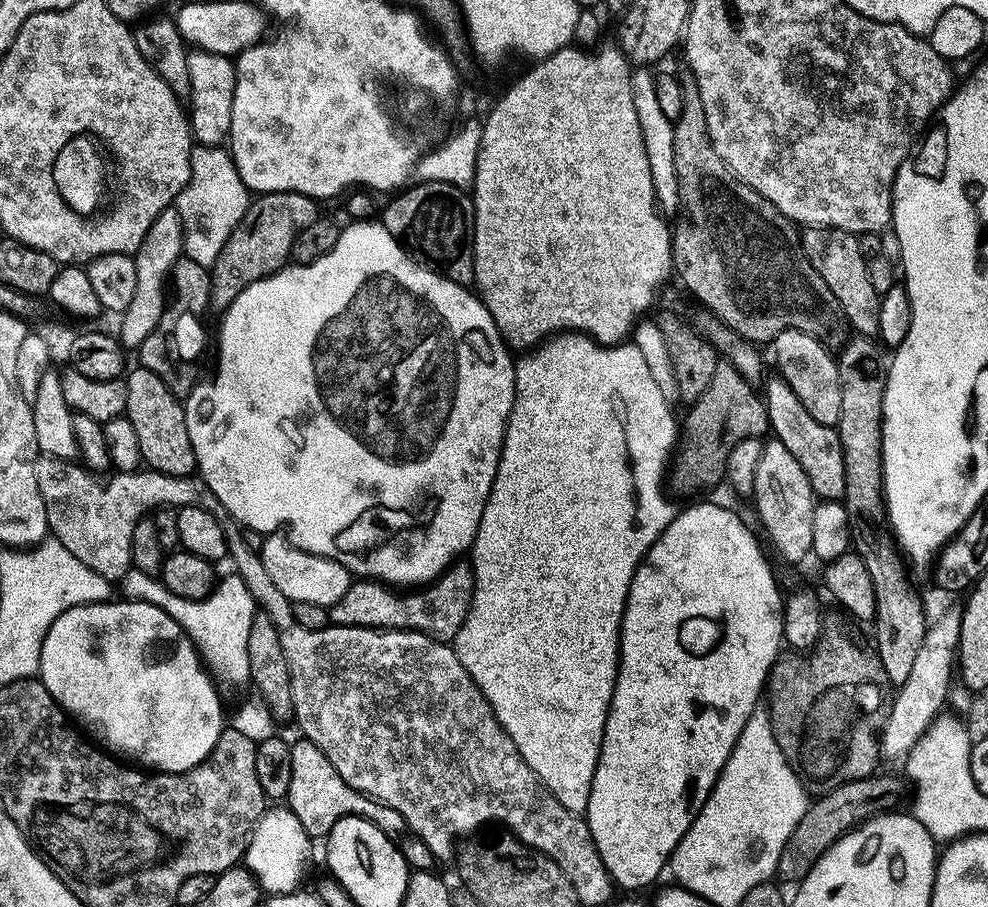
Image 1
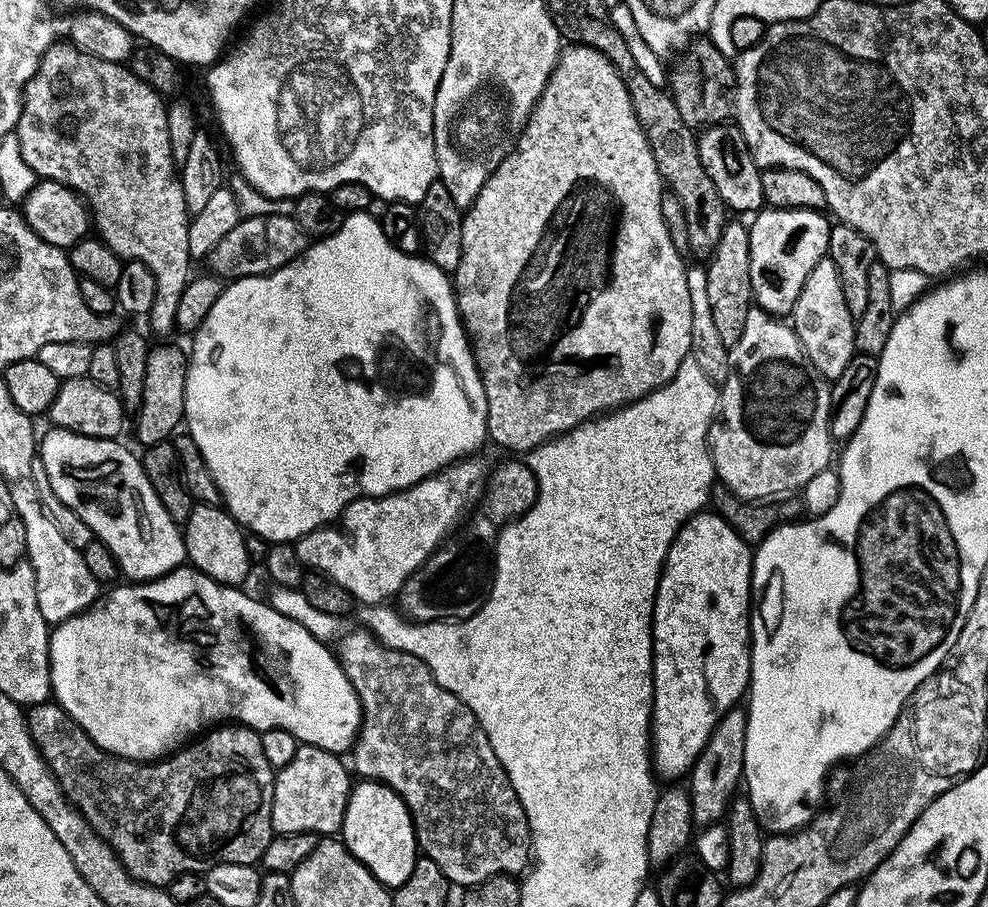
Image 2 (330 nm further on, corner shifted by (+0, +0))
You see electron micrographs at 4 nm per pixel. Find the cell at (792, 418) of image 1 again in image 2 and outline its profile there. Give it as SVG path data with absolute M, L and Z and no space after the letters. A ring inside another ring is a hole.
M770 207L755 213L753 220L756 221L751 221L748 233L750 278L755 303L762 311L777 318L791 317L798 298L802 298L806 278L814 274L814 266L818 266L820 260L829 259L833 221L823 211Z

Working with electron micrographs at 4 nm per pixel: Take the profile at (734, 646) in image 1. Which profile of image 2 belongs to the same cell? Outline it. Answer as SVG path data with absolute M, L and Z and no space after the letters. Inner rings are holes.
M719 514L708 515L694 517L678 534L664 564L654 610L652 641L656 689L652 707L652 762L657 777L661 781L668 780L664 782L680 782L691 773L722 718L749 695L752 687L754 552Z

